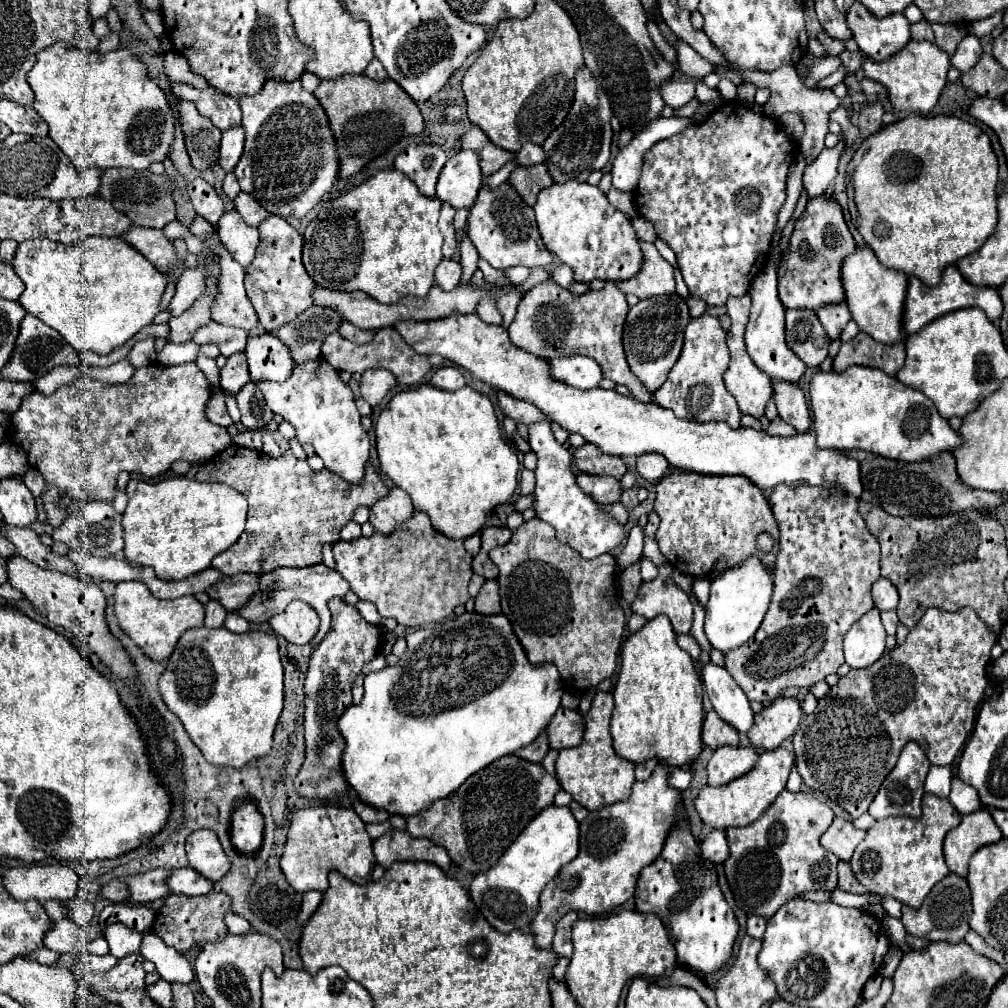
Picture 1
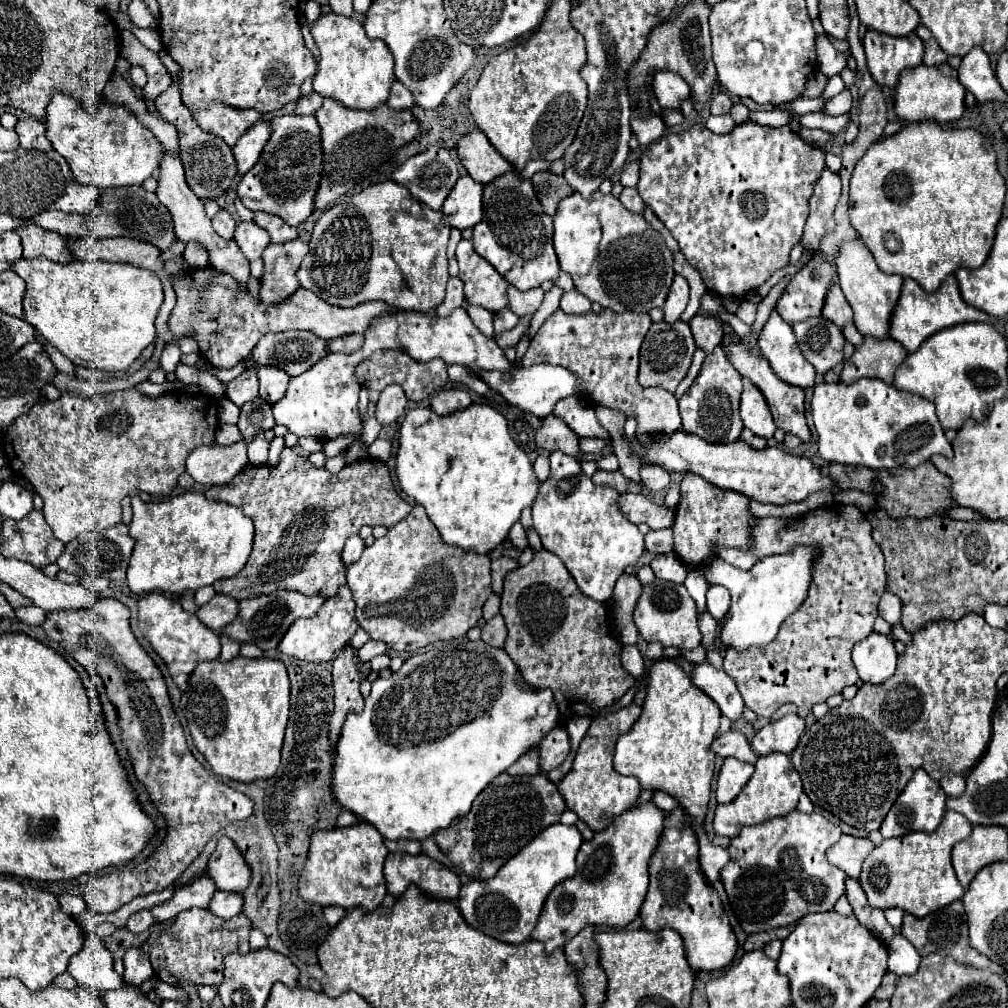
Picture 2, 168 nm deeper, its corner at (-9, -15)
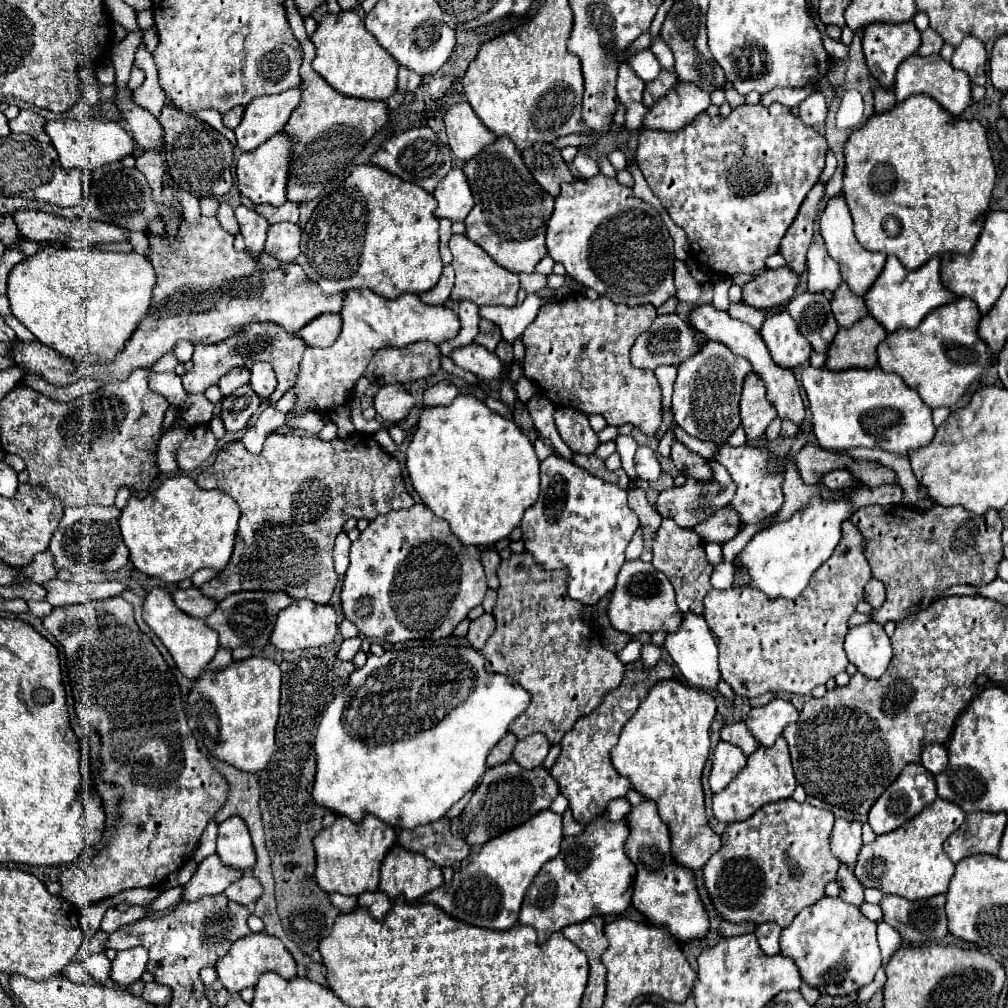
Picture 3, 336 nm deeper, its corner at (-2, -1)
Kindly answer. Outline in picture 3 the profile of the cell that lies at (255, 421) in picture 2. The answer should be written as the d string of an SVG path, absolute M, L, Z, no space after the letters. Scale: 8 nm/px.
M250 385L236 389L232 395L224 397L222 401L220 417L222 417L224 429L228 433L244 429L258 409L260 409L260 397L250 389Z

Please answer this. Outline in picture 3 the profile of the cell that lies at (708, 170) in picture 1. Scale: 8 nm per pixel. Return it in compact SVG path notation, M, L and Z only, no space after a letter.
M740 105L728 117L698 115L680 131L668 133L658 129L640 129L636 163L648 181L648 187L662 201L668 215L686 231L692 257L708 265L714 273L738 275L760 273L768 255L780 247L780 239L792 225L800 203L818 181L828 143L824 135L804 125L784 105Z

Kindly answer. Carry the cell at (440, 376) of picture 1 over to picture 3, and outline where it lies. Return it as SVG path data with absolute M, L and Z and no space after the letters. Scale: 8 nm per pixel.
M440 381L424 391L424 407L446 407L458 397L458 387L450 381Z

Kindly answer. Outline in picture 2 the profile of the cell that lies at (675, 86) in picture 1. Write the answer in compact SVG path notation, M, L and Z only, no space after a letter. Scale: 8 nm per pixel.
M659 71L655 75L653 89L661 109L681 109L683 101L691 97L689 85L671 71Z

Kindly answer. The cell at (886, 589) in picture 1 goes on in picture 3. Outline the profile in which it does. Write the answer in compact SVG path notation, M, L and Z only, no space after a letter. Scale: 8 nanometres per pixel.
M870 579L870 581L866 583L866 589L864 589L864 601L868 601L872 609L882 607L882 603L886 601L884 583L878 581L878 579Z

